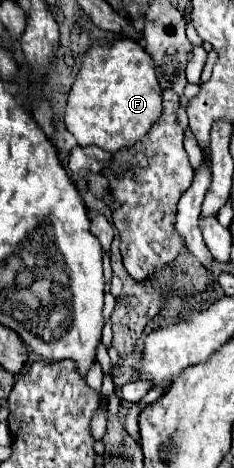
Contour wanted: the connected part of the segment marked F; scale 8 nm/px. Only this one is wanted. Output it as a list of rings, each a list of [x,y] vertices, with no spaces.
[[[130,38],[116,40],[110,48],[106,48],[106,40],[96,40],[82,60],[64,114],[66,128],[78,140],[78,146],[96,144],[114,154],[144,138],[160,114],[162,88],[148,52]]]

